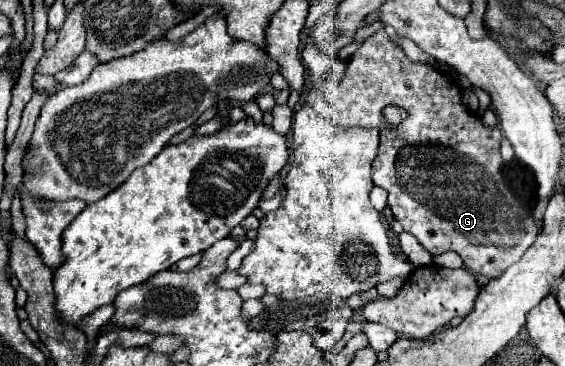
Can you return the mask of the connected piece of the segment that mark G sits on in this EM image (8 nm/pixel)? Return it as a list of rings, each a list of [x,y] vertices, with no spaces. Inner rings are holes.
[[[385,30],[369,36],[361,48],[349,58],[343,80],[339,82],[339,98],[331,102],[331,120],[337,126],[375,126],[381,134],[381,150],[373,160],[373,182],[389,192],[387,204],[401,226],[411,232],[419,244],[433,256],[453,250],[457,252],[465,268],[485,278],[501,276],[511,264],[515,264],[523,252],[535,242],[539,228],[533,214],[511,194],[501,176],[501,130],[481,124],[475,112],[465,110],[459,100],[459,86],[437,72],[431,74],[429,64],[417,64],[411,80],[403,78],[401,70],[407,68],[407,60]],[[399,106],[407,112],[407,118],[399,126],[389,126],[383,118],[383,108]]]

